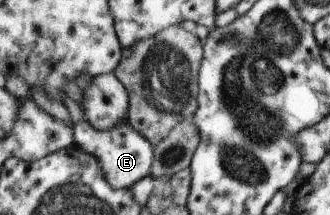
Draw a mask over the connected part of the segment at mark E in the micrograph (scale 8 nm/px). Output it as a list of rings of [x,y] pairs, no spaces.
[[[87,121],[76,123],[74,130],[75,145],[85,149],[85,152],[93,154],[99,160],[99,166],[107,182],[117,188],[131,188],[133,184],[140,182],[145,176],[151,176],[151,168],[155,162],[156,147],[154,147],[145,136],[141,136],[129,121],[115,126],[113,130],[97,130]]]

